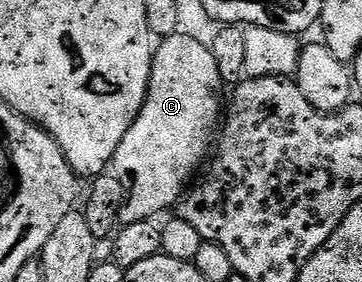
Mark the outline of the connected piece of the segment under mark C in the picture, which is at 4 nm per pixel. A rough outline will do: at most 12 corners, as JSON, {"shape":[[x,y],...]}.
{"shape":[[206,42],[154,48],[147,100],[117,145],[121,219],[184,198],[225,84]]}

